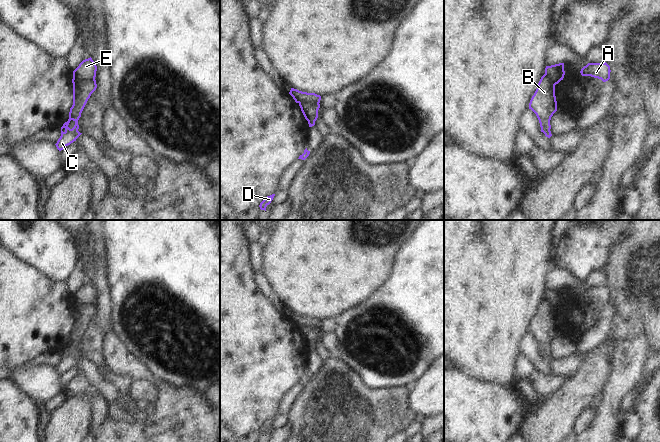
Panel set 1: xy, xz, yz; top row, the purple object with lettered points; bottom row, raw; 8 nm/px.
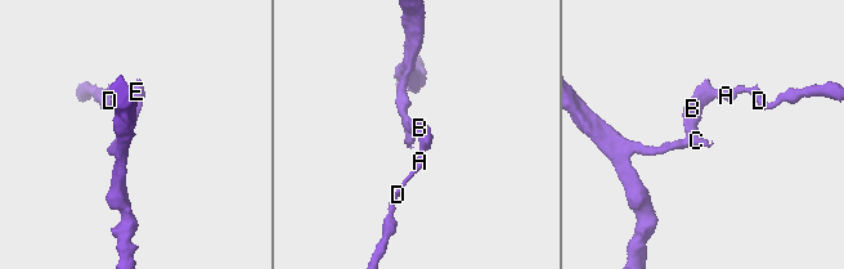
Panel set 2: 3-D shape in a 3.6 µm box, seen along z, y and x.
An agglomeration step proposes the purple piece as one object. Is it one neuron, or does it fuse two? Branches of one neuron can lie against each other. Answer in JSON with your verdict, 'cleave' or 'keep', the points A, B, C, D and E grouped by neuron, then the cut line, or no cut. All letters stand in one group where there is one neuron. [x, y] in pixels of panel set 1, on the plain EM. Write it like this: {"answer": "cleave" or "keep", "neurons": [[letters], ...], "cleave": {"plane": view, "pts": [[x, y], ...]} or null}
{"answer": "cleave", "neurons": [["A", "D", "E"], ["B", "C"]], "cleave": {"plane": "xy", "pts": [[73, 301], [79, 304], [94, 303]]}}

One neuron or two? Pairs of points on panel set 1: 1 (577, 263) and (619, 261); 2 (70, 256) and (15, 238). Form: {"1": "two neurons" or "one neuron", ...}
{"1": "two neurons", "2": "one neuron"}

